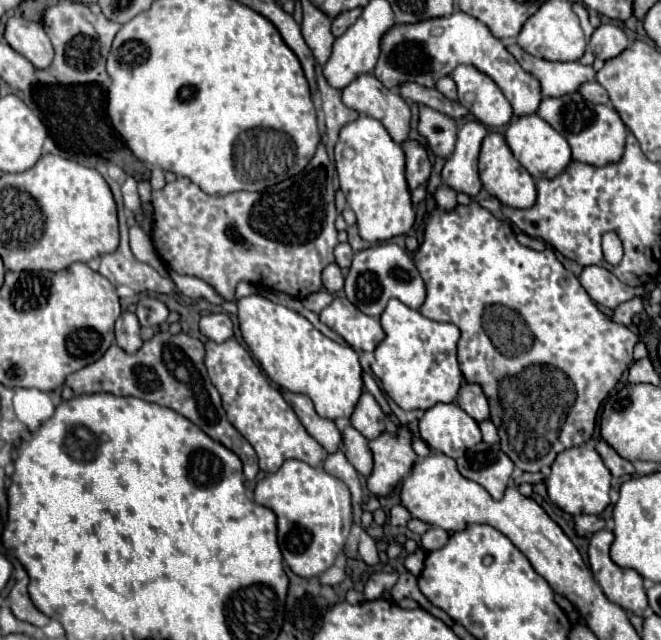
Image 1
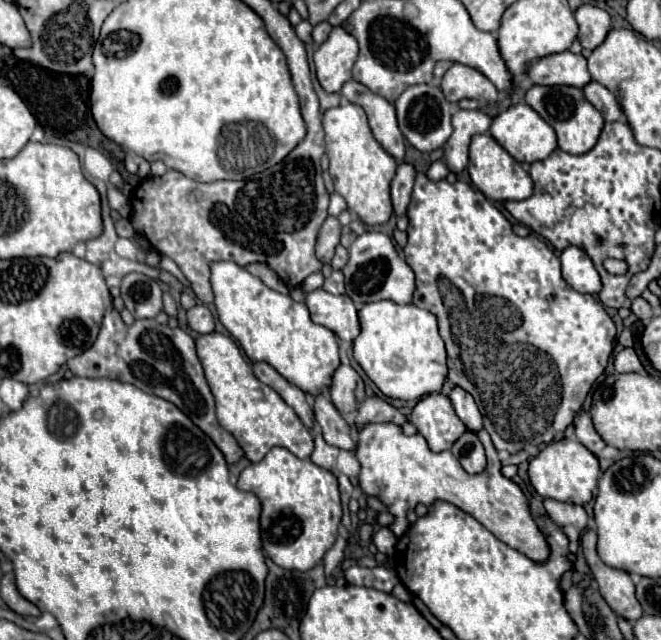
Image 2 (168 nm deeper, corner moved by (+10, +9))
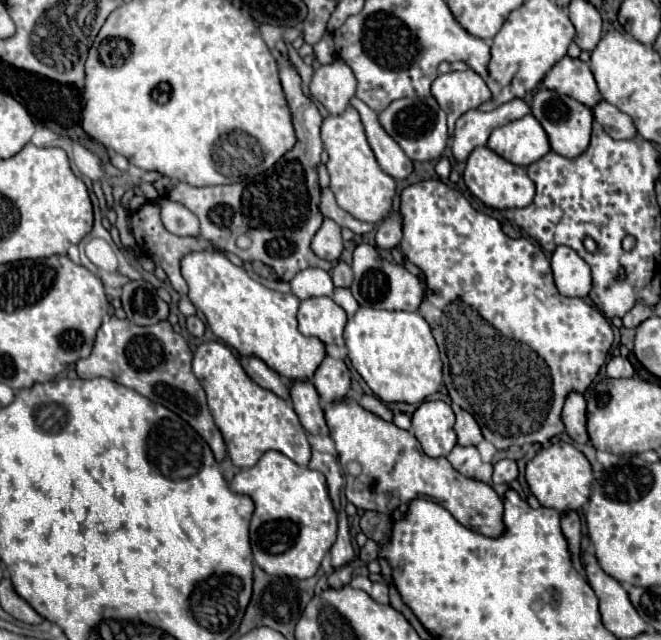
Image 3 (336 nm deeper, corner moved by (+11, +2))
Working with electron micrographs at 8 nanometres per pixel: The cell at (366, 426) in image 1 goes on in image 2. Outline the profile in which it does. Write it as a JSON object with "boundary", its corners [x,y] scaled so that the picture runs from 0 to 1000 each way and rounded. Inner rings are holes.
{"boundary":[[[514,569],[511,578],[502,588],[502,628],[508,641],[520,650],[533,650],[542,641],[542,622],[539,622],[539,600],[548,600],[548,591],[533,572]]]}

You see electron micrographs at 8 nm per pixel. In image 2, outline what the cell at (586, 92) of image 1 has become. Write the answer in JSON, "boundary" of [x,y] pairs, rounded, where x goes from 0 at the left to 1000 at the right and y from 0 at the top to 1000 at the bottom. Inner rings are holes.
{"boundary":[[[896,125],[896,128],[890,128],[880,138],[880,144],[899,163],[899,169],[905,169],[911,175],[911,181],[914,181],[917,191],[932,191],[932,188],[941,184],[938,163],[932,159],[929,147],[920,138],[914,138],[911,131],[905,131],[905,128]]]}

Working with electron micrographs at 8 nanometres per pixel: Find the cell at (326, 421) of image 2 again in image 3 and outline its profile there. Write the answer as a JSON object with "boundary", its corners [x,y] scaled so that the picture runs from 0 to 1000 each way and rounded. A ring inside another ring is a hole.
{"boundary":[[[440,595],[437,598],[437,623],[452,648],[452,658],[464,677],[474,680],[498,680],[486,623],[470,595]]]}

